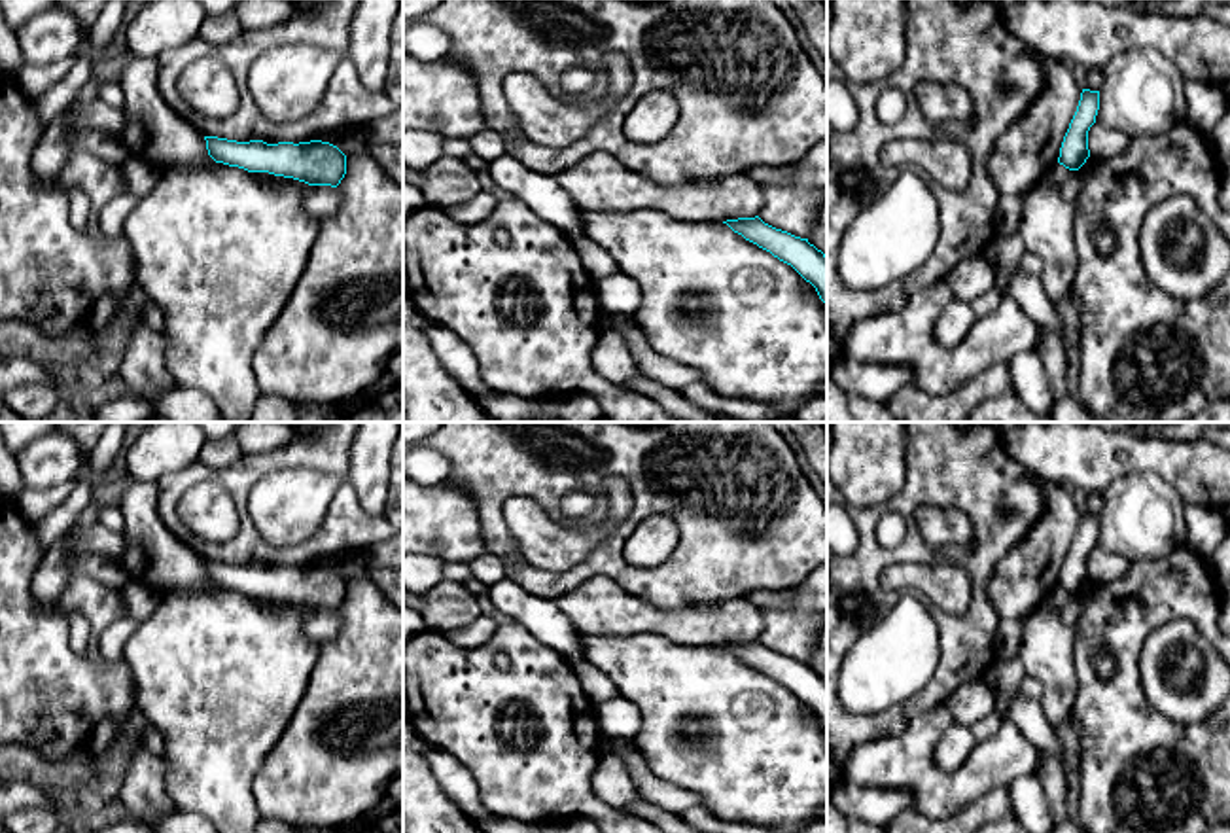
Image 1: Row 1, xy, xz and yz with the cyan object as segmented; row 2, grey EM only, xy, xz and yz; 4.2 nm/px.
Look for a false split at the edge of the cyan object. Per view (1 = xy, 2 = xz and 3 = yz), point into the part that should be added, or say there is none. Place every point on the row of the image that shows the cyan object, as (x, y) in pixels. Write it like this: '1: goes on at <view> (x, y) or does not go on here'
1: does not go on here
2: does not go on here
3: does not go on here

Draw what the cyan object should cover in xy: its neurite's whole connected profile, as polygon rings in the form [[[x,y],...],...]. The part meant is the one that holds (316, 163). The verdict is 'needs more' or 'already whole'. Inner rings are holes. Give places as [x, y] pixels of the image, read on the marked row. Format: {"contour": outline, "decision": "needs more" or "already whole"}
{"contour": [[[204,136],[204,140],[208,155],[216,163],[238,167],[248,172],[269,172],[308,186],[331,187],[337,187],[346,174],[346,155],[337,146],[322,140],[299,144],[237,142],[218,136]]], "decision": "already whole"}

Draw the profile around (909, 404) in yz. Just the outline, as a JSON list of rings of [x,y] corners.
[[[993,363],[954,394],[937,398],[905,386],[884,403],[897,422],[961,422],[984,399],[1005,394],[1016,394],[1009,363]]]

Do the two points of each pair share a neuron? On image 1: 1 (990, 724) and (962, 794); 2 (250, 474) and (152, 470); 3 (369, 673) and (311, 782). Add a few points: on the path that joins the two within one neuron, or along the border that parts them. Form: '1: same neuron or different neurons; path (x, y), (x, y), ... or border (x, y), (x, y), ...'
1: different neurons; border (1003, 722), (979, 743)
2: different neurons; border (197, 459), (182, 470), (167, 472), (156, 483)
3: same neuron; path (339, 701), (313, 718), (311, 752)

